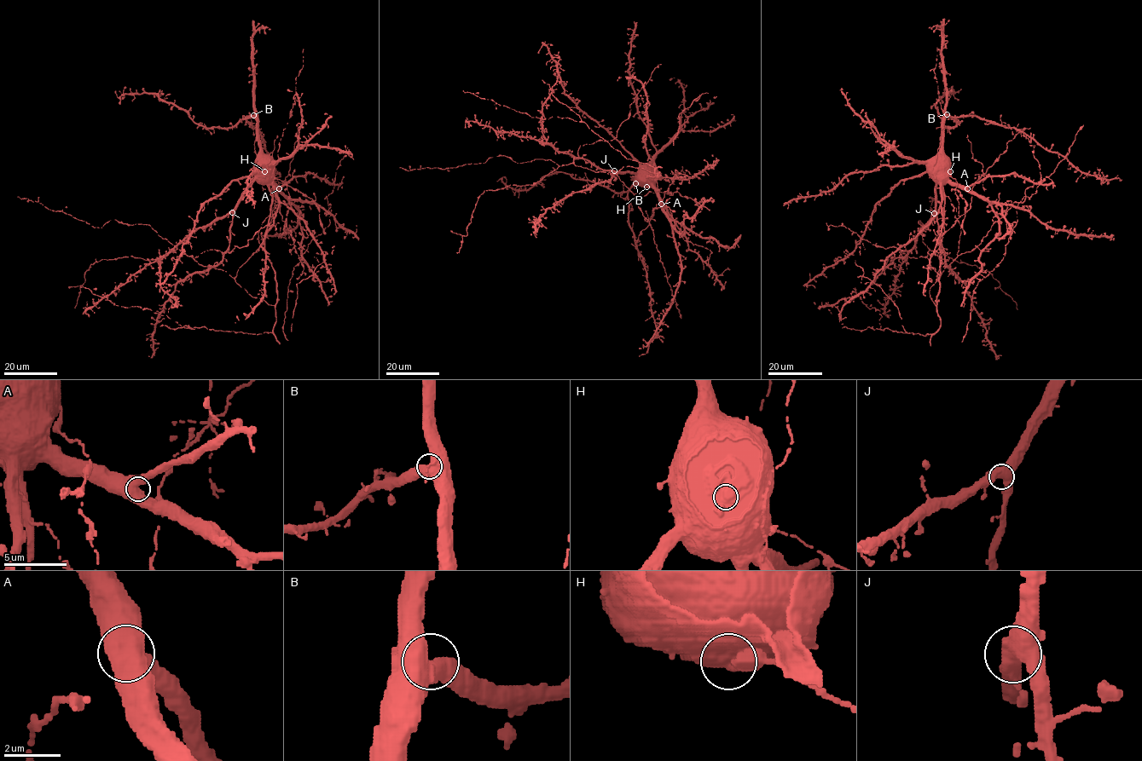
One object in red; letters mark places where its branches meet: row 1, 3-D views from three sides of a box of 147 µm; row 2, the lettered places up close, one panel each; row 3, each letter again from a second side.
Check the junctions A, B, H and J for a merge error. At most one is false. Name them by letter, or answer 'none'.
H

